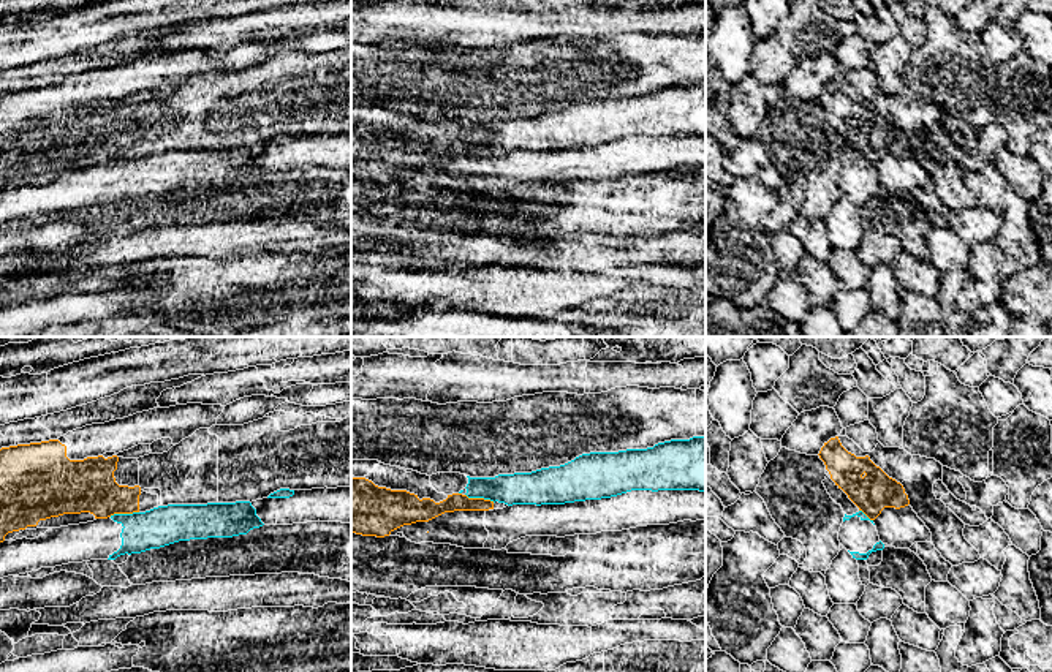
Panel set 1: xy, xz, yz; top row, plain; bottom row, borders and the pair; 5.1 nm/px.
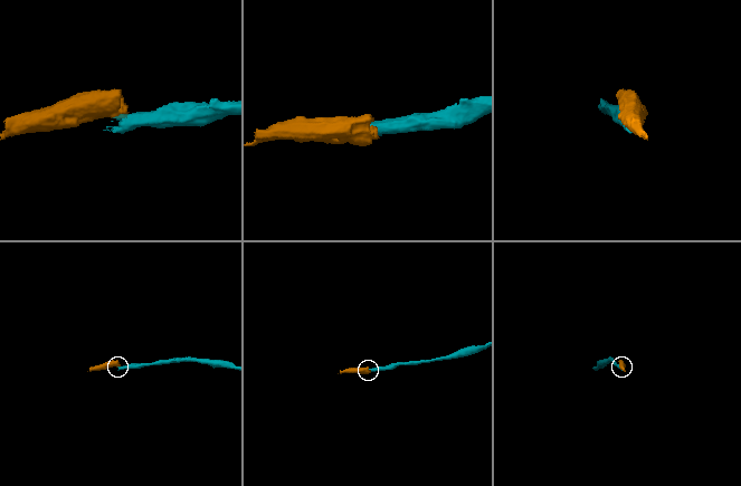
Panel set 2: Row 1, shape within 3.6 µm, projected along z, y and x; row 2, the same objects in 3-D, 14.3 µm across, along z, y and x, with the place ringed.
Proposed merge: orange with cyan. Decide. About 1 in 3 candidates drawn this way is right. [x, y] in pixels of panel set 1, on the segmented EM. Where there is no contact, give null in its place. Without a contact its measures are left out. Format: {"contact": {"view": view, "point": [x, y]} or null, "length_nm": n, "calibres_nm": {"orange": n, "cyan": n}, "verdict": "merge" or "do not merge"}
{"contact": {"view": "xy", "point": [124, 513]}, "length_nm": 150, "calibres_nm": {"orange": 280, "cyan": 200}, "verdict": "do not merge"}

